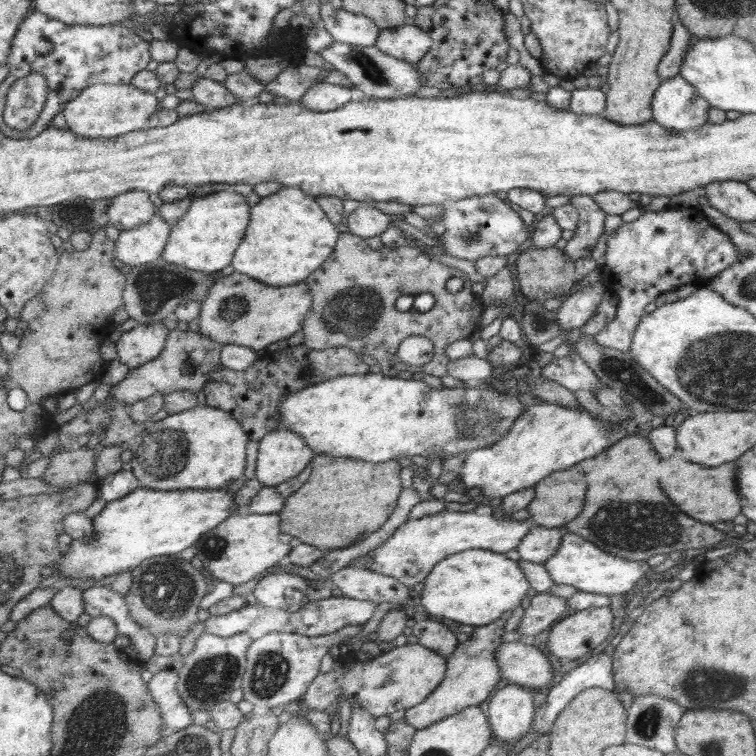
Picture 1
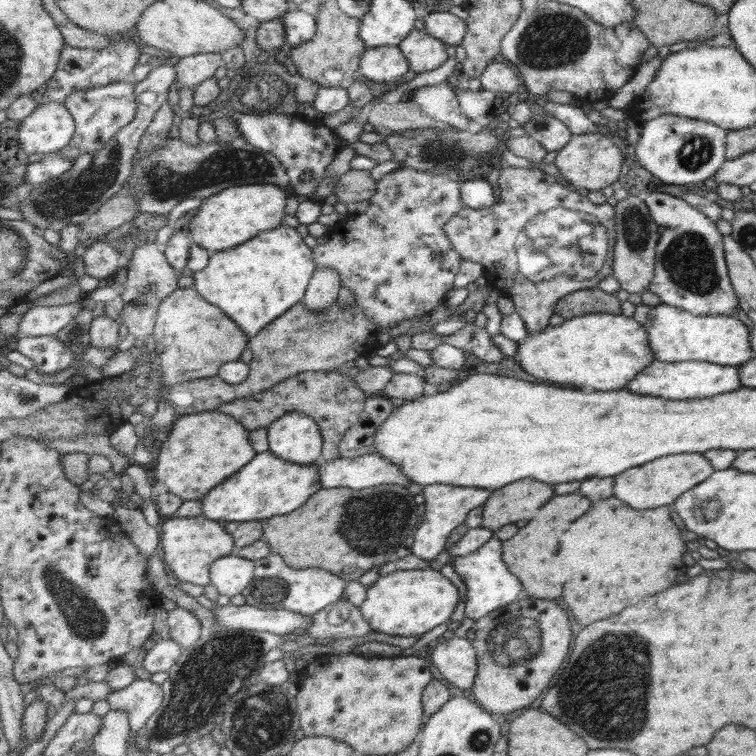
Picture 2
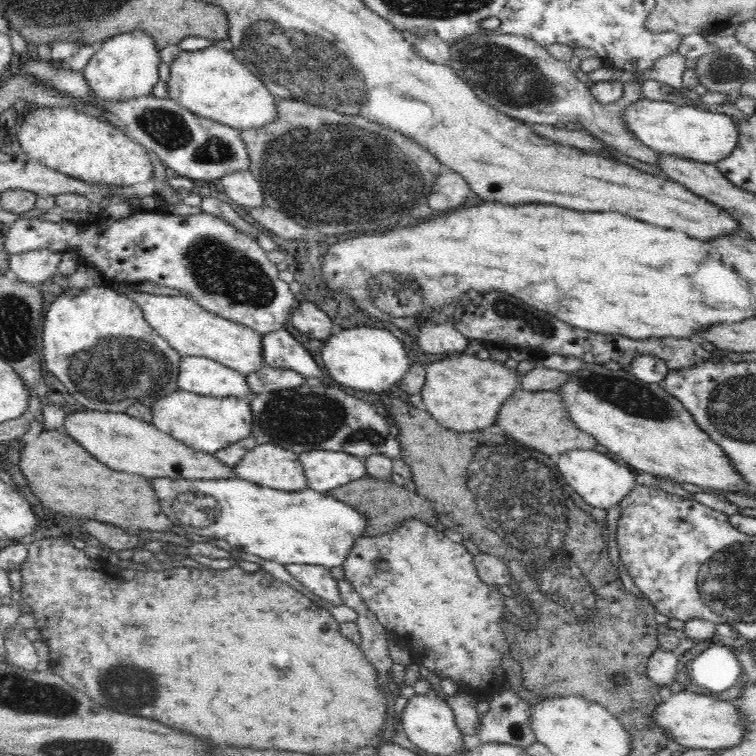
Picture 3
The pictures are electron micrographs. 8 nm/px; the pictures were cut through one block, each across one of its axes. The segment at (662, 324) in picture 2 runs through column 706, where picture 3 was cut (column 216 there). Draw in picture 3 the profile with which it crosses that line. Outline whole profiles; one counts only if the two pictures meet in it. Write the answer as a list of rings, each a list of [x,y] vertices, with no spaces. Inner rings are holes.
[[[127,283],[108,284],[108,287],[136,303],[148,324],[181,356],[206,357],[244,376],[265,365],[260,355],[262,335],[204,310],[193,298],[140,292]]]

